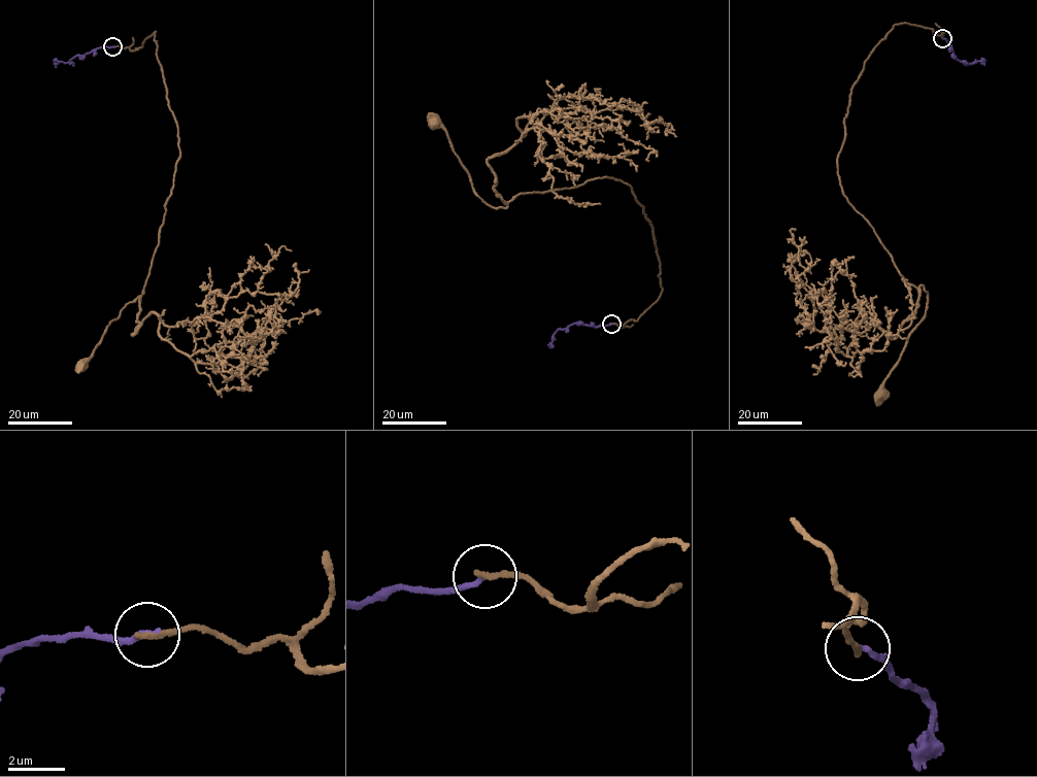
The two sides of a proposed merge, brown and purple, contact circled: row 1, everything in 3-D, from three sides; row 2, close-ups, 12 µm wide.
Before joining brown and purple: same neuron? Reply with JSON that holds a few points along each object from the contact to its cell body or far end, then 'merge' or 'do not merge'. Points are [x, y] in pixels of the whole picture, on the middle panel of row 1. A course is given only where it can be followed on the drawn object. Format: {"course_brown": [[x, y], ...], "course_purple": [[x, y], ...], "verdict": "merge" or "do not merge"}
{"course_brown": [[611, 324], [636, 321], [662, 290], [651, 227], [631, 187], [606, 176], [494, 207], [433, 121]], "course_purple": [[611, 324], [593, 327], [575, 323], [557, 329], [547, 344]], "verdict": "do not merge"}

